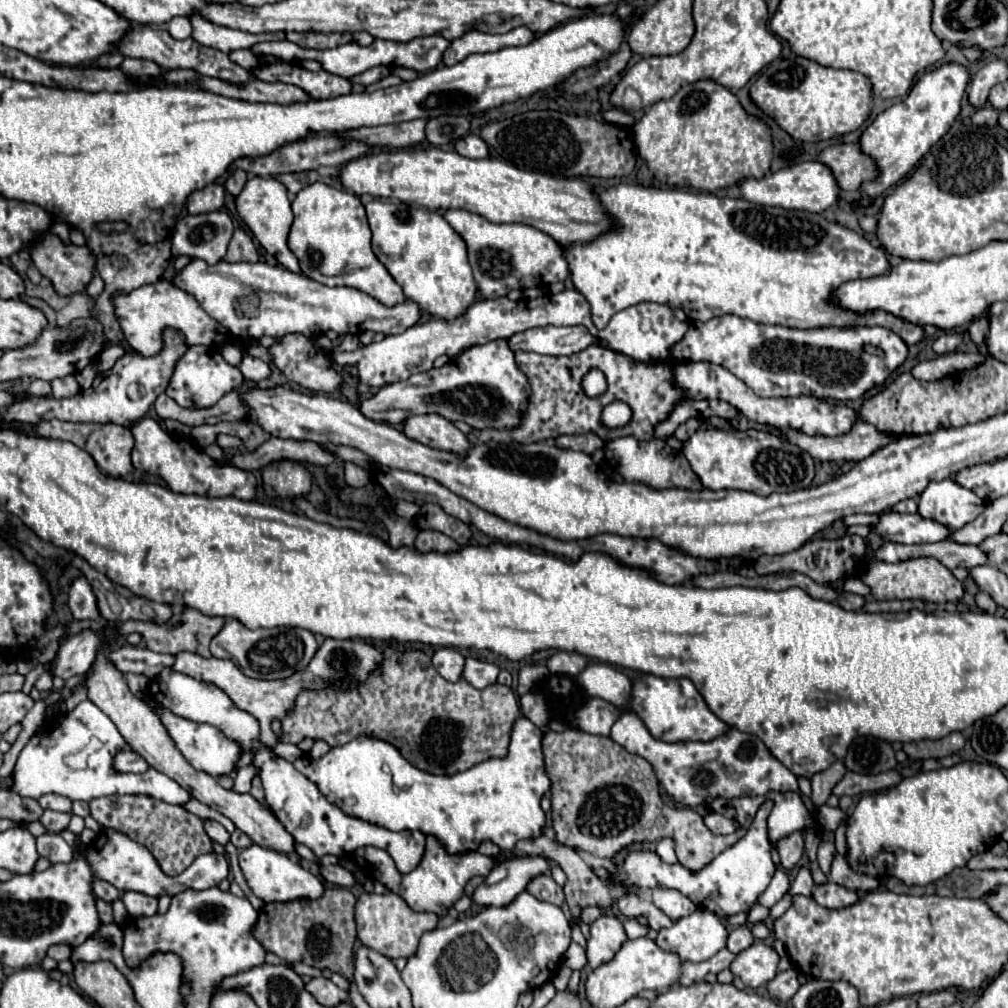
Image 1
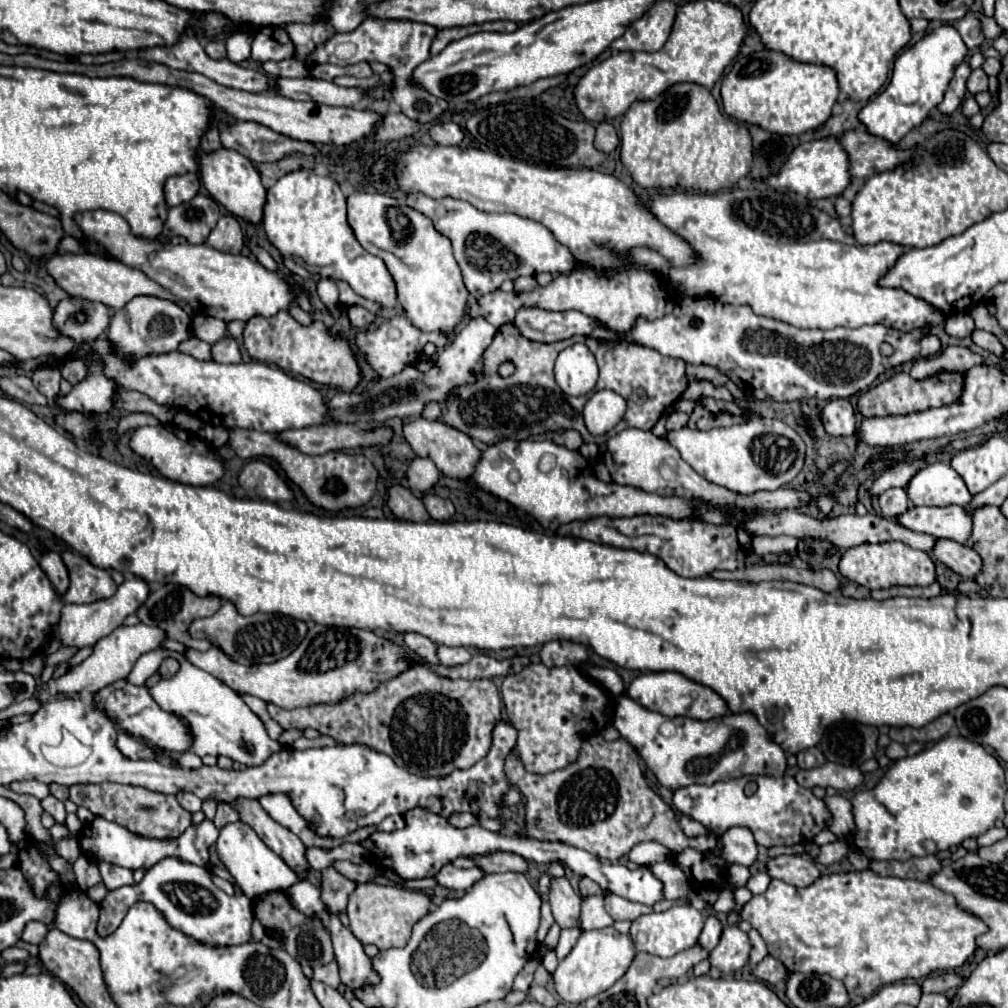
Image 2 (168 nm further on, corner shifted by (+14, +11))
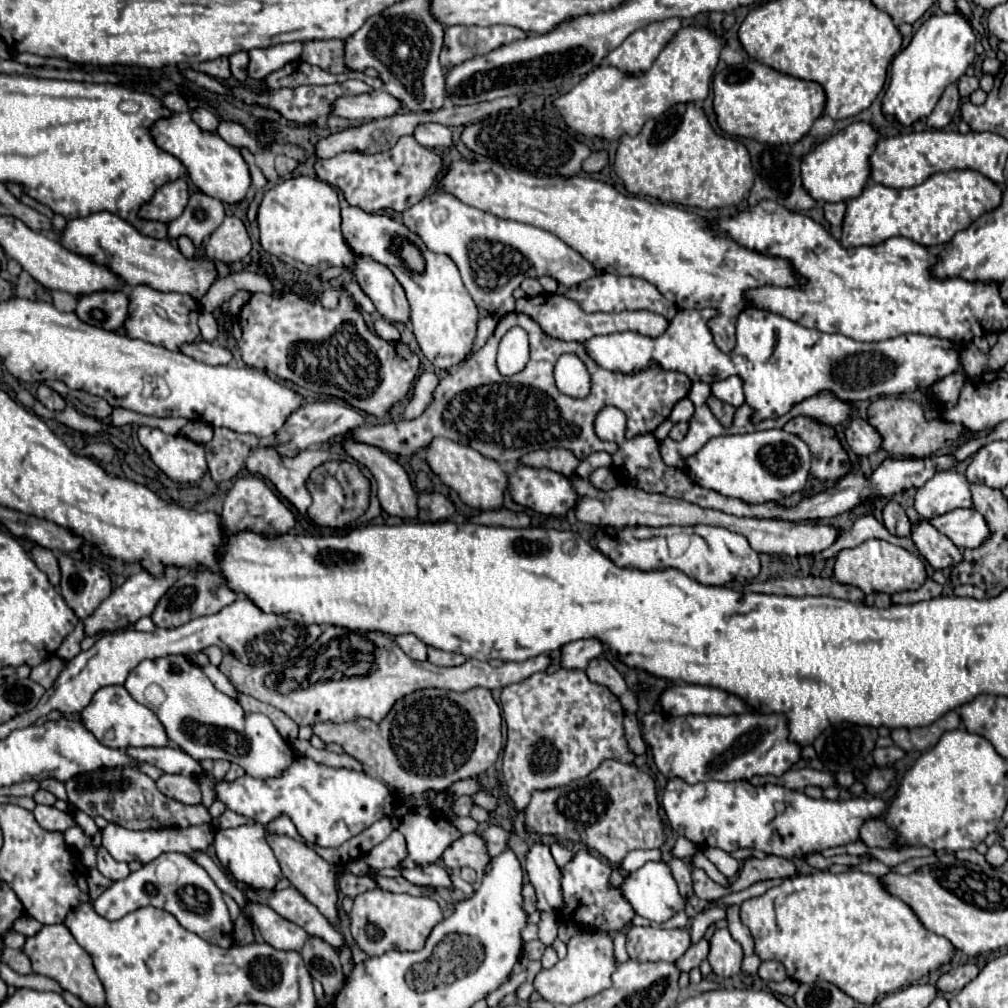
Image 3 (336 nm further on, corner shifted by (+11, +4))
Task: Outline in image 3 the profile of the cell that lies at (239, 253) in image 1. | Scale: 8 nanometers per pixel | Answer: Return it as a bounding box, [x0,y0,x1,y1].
[205,217,251,263]

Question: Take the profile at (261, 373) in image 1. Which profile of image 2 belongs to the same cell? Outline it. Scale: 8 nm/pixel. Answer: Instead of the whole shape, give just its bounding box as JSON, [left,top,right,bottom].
[212,336,242,364]

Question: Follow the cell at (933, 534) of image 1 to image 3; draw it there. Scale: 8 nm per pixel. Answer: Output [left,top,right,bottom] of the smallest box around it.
[931,509,991,549]

